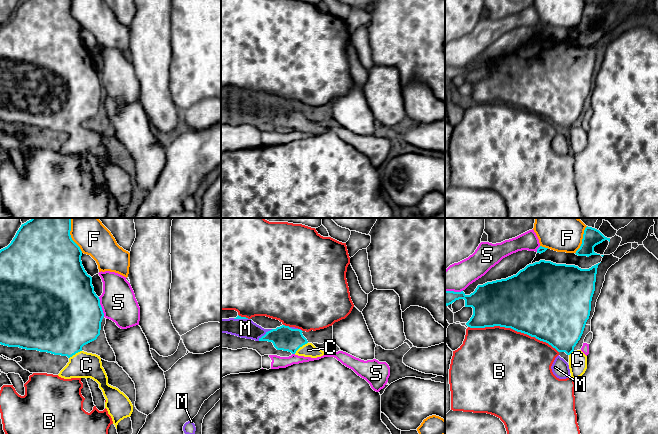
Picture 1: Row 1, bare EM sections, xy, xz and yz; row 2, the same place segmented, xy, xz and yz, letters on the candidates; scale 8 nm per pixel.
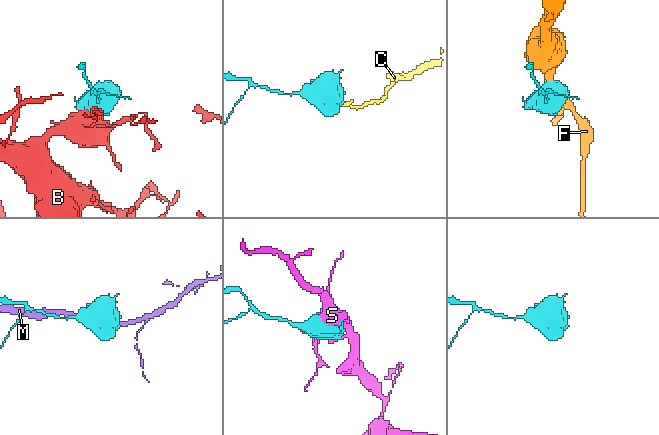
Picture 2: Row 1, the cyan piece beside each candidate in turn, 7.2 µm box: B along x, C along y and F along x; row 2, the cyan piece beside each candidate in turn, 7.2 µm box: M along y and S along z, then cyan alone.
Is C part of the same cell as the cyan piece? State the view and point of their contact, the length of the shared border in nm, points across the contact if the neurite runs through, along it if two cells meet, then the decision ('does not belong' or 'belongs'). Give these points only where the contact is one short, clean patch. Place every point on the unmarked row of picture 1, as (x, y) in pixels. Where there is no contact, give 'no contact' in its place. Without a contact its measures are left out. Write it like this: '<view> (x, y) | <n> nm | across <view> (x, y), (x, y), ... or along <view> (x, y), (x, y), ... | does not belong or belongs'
xz (300, 122) | 140 nm | across xz (284, 114), (292, 116), (300, 122), (308, 126) | belongs

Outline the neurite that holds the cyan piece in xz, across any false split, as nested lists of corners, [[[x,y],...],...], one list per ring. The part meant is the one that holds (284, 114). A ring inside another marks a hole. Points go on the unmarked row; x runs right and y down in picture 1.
[[[282,101],[266,108],[264,112],[259,114],[259,117],[272,118],[277,126],[288,127],[298,132],[311,134],[323,132],[326,128],[309,119],[302,108],[300,105],[292,105]]]

